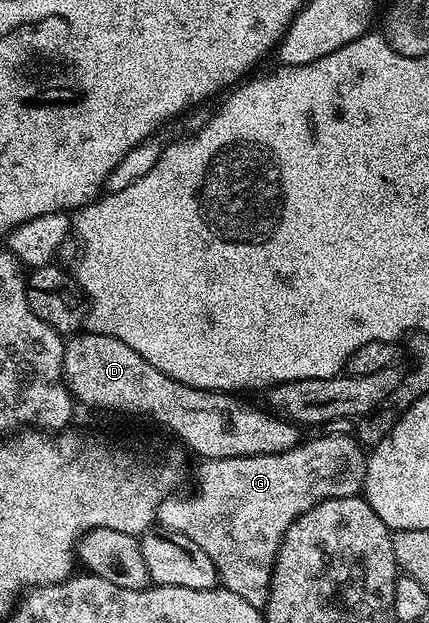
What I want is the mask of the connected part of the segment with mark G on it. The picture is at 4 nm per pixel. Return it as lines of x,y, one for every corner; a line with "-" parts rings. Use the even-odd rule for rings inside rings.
330,433
327,437
303,440
283,453
203,460
198,469
198,490
187,497
167,497
158,508
157,524
171,534
192,539
192,543
196,543
196,547
200,547
200,551
212,559
221,588
240,595
240,599
248,603
265,606
270,588
270,572
274,569
282,536
291,532
290,524
301,513
308,512
317,501
326,501
329,497
354,497
363,492
368,453
353,436
350,437
342,433

